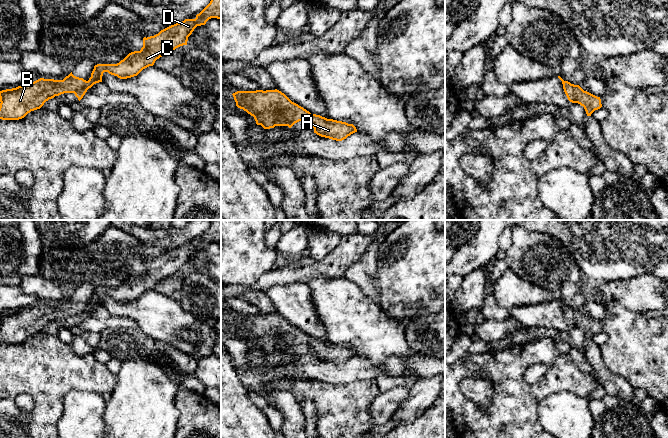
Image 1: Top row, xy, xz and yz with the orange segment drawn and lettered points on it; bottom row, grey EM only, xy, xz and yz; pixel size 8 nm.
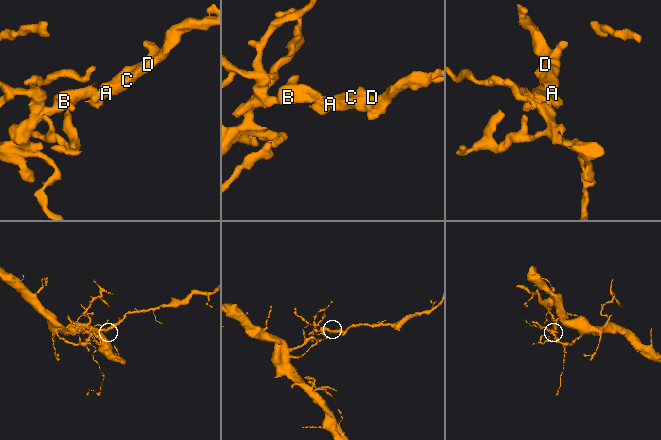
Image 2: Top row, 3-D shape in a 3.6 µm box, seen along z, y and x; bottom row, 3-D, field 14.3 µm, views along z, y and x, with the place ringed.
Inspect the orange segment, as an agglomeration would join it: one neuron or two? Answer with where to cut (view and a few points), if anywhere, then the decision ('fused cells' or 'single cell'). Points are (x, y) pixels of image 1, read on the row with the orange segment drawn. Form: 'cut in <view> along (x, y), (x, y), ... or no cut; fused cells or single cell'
cut in xy along (87, 81), (82, 87), (73, 92); fused cells

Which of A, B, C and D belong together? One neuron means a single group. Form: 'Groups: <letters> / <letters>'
Groups: A C D / B

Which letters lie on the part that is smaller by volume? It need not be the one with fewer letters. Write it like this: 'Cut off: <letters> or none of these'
Cut off: A, C, D

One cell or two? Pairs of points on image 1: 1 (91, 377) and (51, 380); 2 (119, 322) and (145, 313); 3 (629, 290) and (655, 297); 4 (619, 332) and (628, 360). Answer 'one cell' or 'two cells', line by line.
1: one cell
2: two cells
3: one cell
4: one cell

